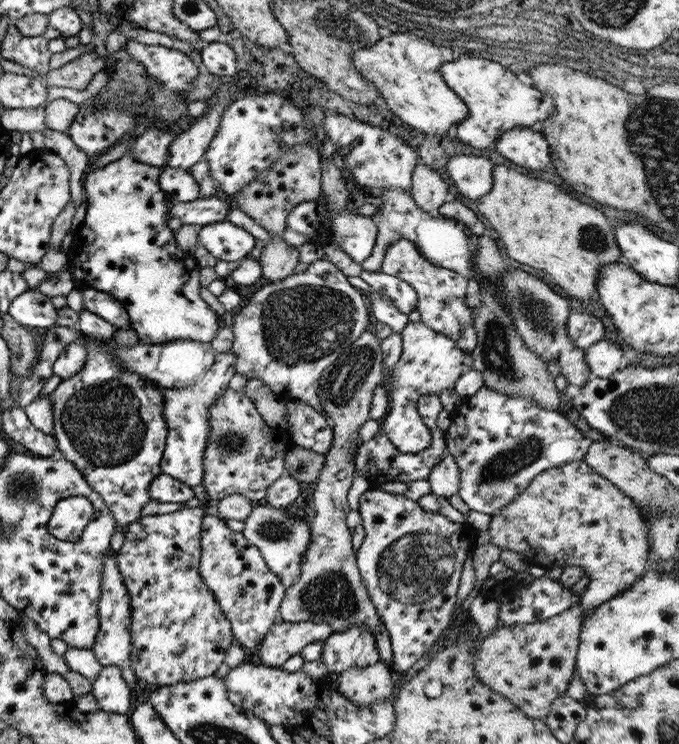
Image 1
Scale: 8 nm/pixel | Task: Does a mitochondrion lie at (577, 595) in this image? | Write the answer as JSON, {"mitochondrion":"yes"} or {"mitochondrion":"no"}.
{"mitochondrion":"no"}

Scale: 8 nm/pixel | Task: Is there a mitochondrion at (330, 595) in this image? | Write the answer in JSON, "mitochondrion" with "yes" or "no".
{"mitochondrion":"yes"}

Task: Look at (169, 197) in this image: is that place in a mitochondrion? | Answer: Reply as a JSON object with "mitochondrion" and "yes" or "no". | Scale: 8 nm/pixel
{"mitochondrion":"no"}

